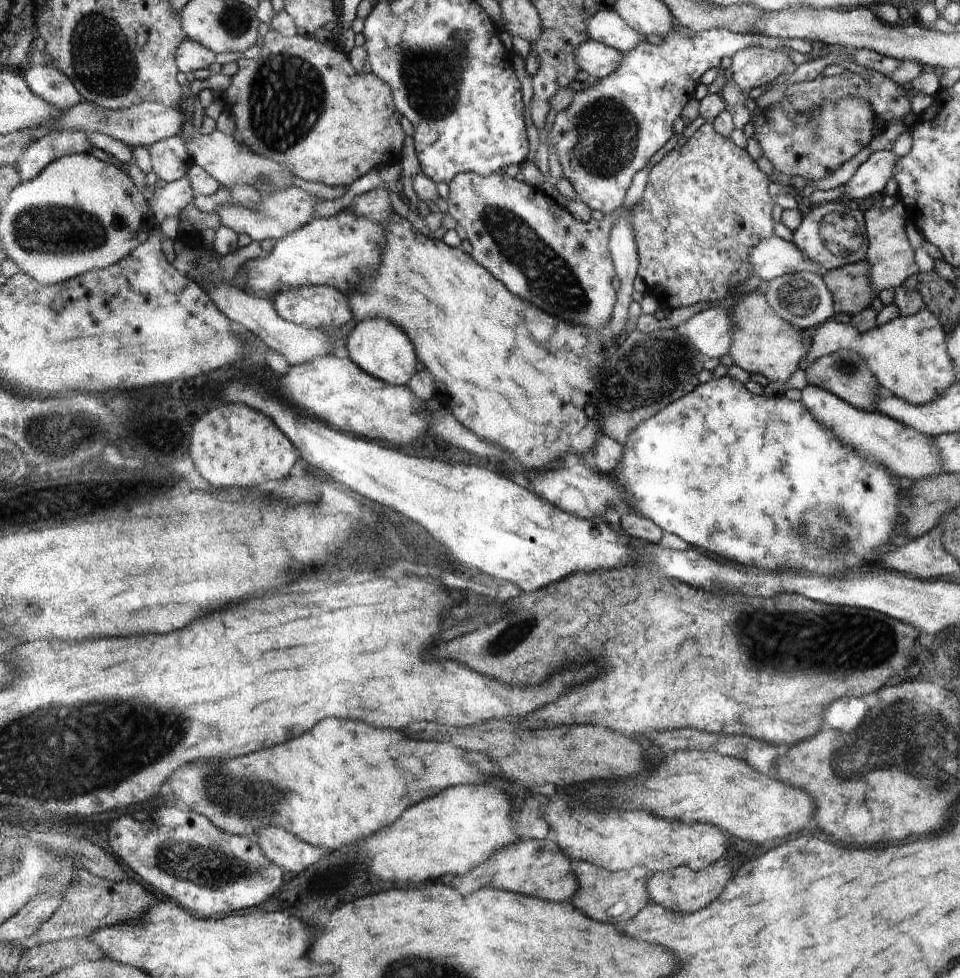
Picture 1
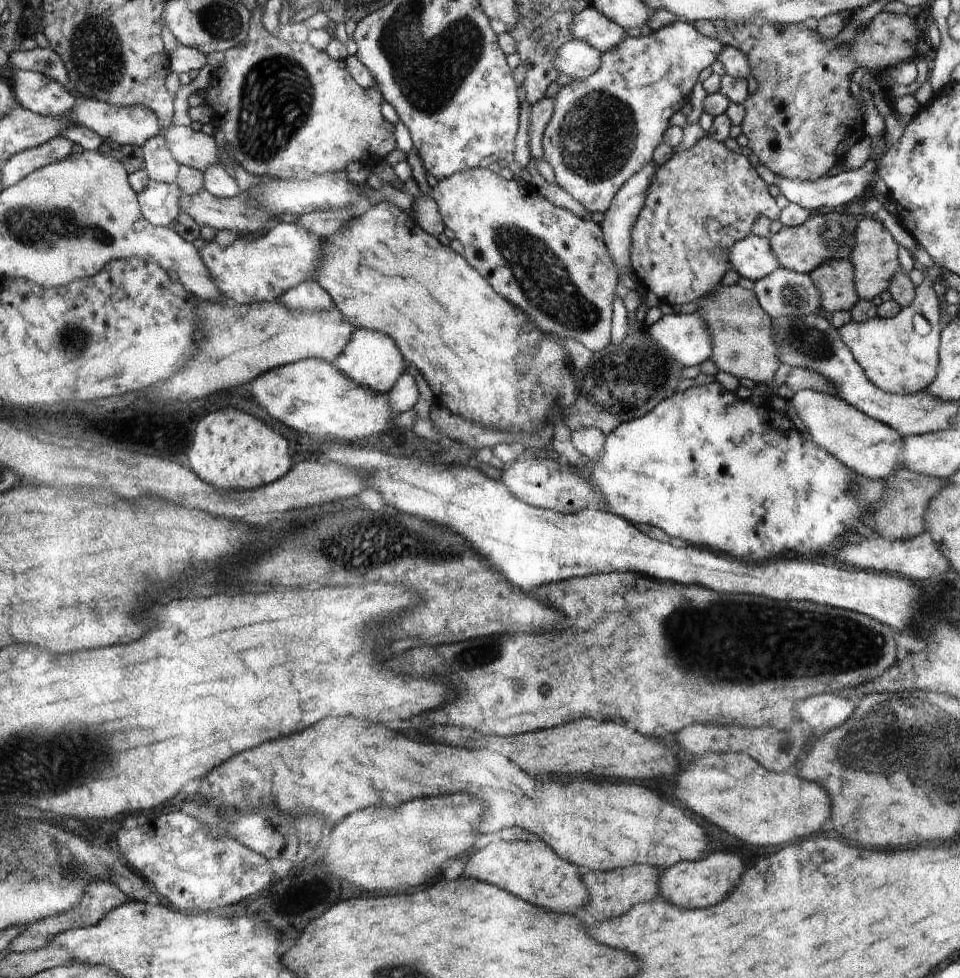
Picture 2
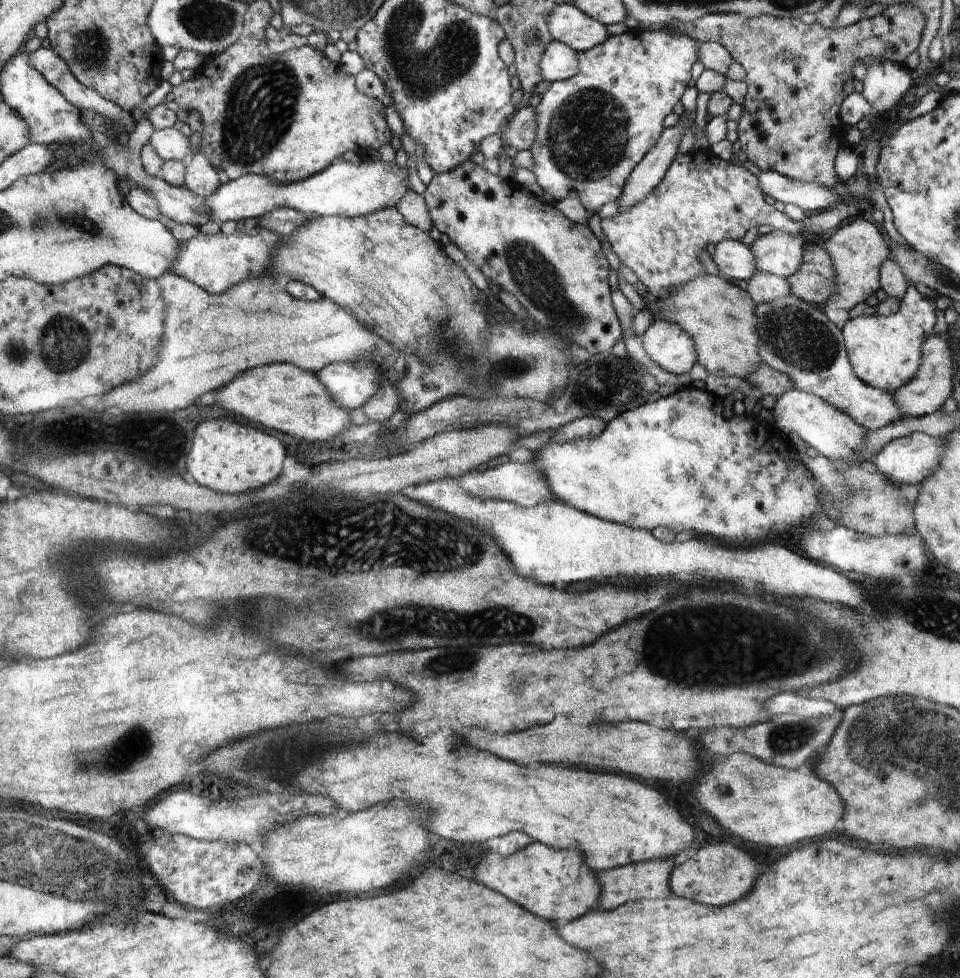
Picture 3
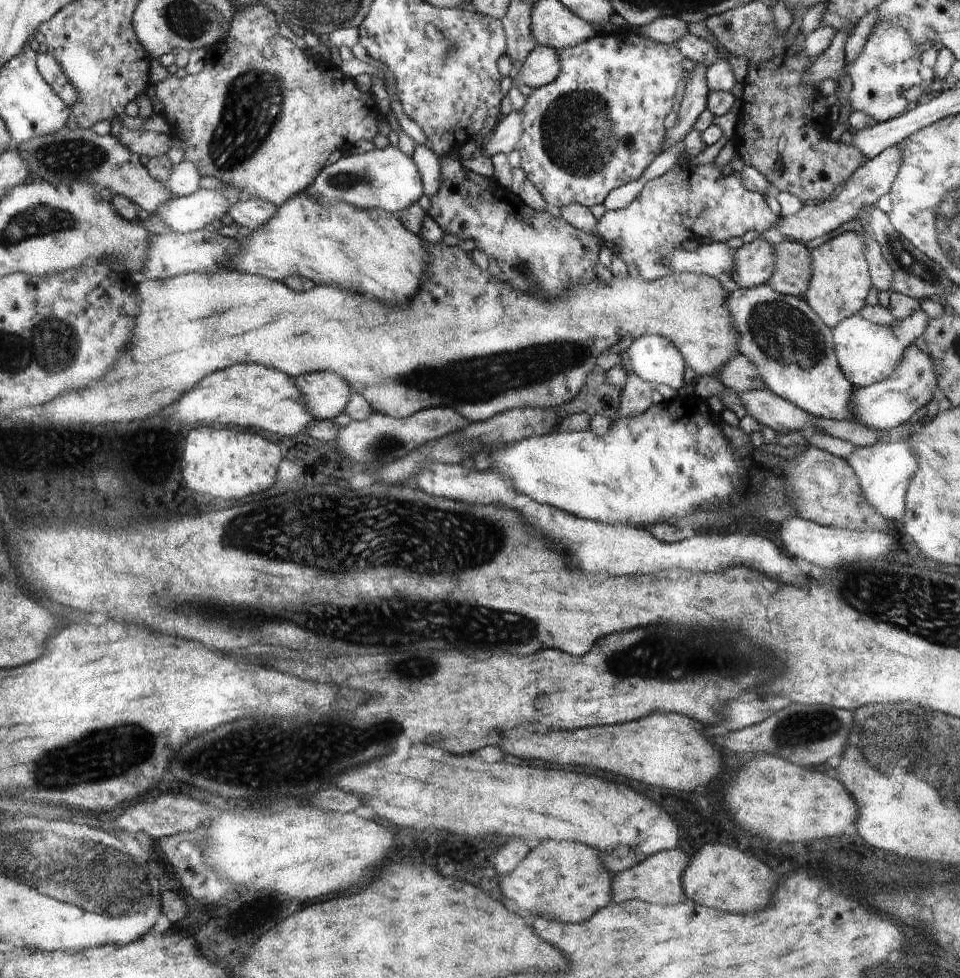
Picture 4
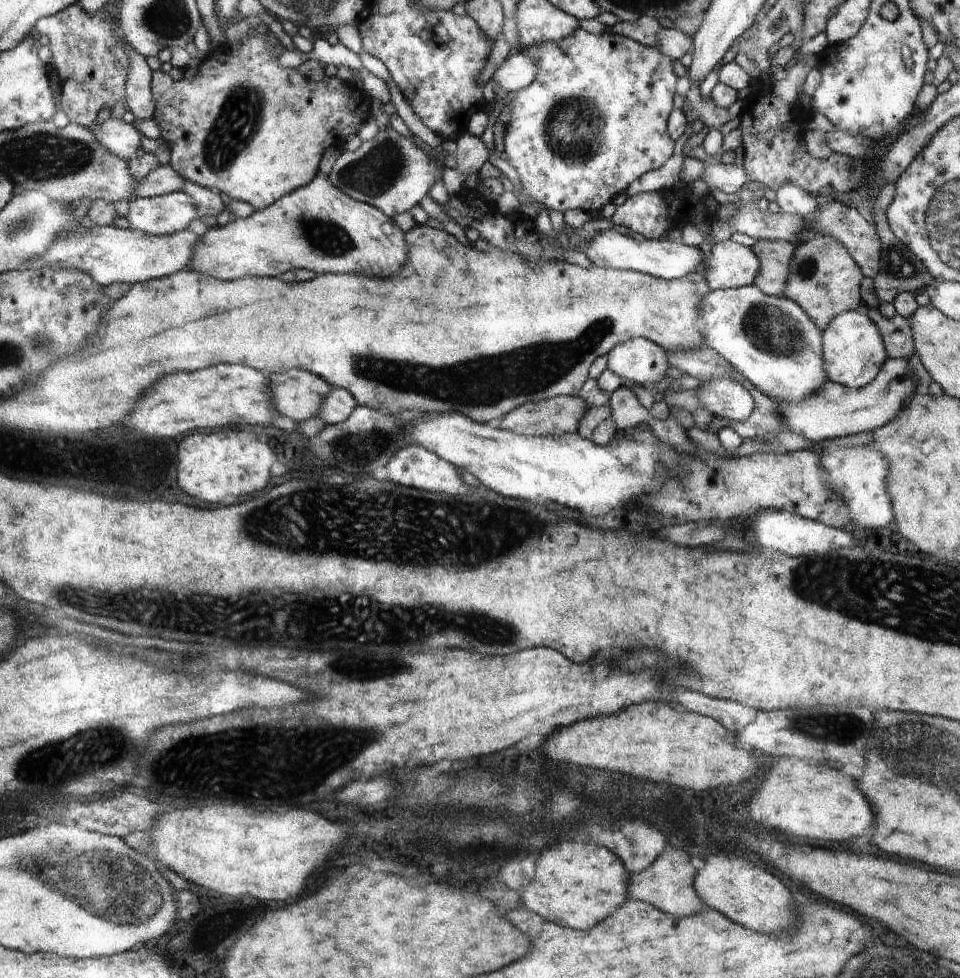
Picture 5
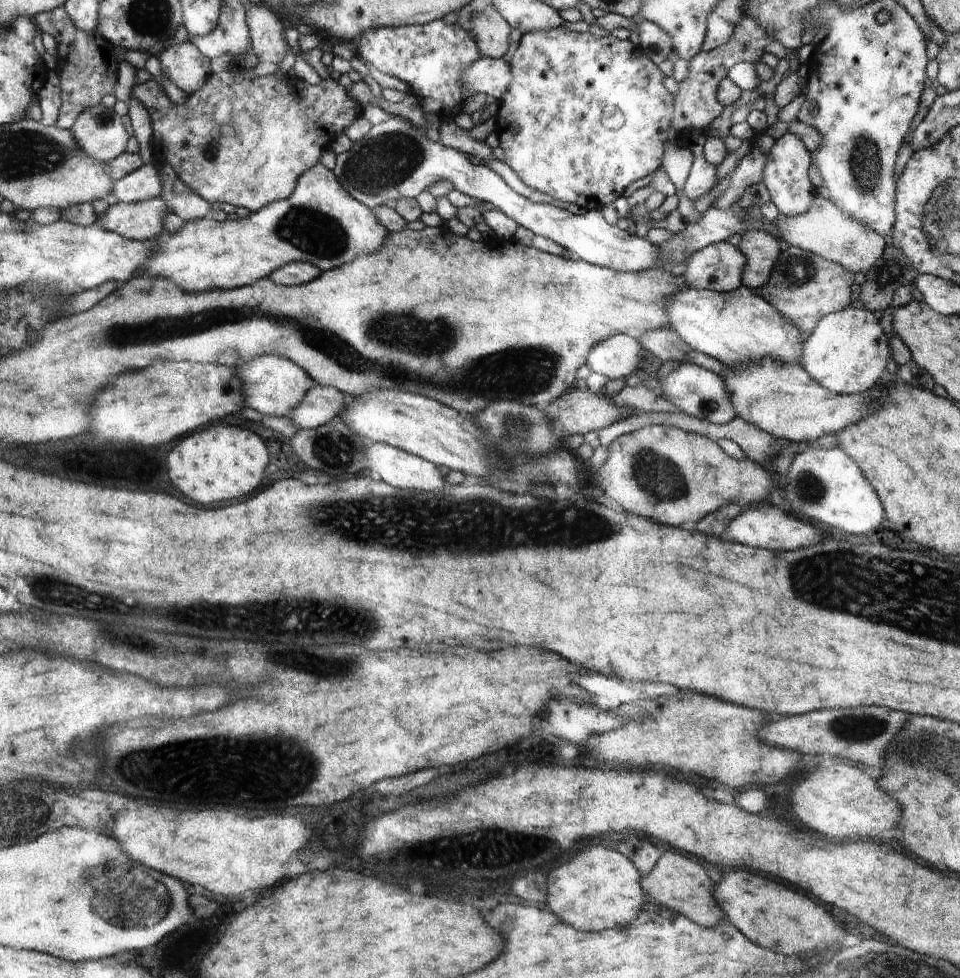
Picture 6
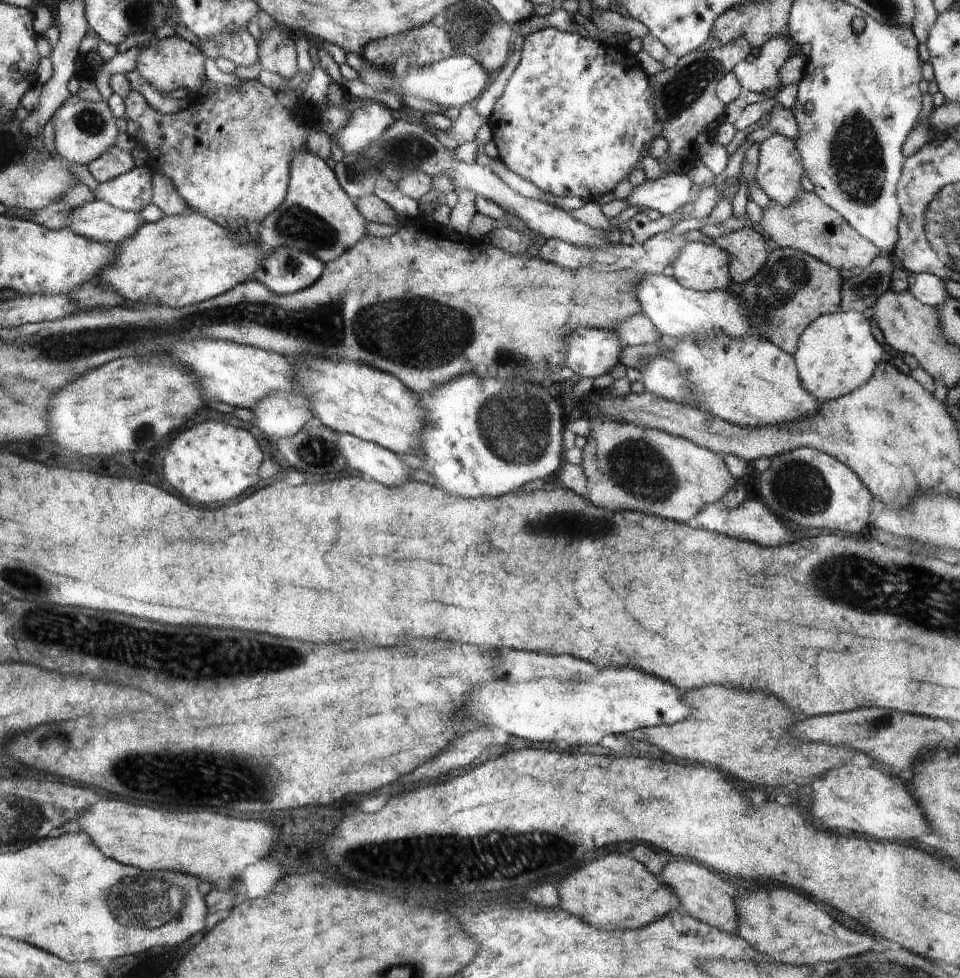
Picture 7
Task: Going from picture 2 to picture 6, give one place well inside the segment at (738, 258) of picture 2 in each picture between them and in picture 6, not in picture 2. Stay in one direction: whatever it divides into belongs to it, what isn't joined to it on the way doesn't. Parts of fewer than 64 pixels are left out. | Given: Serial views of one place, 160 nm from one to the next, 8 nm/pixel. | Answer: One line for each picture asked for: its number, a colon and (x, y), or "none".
3: (735, 259)
4: (710, 258)
5: (665, 258)
6: (395, 159)

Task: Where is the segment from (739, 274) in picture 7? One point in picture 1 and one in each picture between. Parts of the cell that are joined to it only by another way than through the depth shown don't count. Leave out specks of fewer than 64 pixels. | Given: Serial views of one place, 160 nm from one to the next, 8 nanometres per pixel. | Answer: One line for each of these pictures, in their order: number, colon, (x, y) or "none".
1: (852, 291)
2: (835, 280)
3: (814, 282)
4: (794, 261)
5: (775, 256)
6: (761, 250)

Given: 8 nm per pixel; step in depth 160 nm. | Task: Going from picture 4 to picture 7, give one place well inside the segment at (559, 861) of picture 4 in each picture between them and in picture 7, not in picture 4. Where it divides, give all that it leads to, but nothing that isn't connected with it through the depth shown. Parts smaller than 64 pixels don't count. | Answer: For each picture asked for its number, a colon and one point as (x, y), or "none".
5: (577, 884)
6: (597, 889)
7: (614, 891)

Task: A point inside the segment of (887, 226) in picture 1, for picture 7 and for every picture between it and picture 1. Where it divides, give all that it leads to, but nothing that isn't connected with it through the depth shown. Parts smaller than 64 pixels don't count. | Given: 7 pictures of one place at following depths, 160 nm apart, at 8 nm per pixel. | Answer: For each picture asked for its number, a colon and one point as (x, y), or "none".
2: (875, 257)
3: (858, 249)
4: (840, 281)
5: (824, 280)
6: (804, 287)
7: (793, 288)

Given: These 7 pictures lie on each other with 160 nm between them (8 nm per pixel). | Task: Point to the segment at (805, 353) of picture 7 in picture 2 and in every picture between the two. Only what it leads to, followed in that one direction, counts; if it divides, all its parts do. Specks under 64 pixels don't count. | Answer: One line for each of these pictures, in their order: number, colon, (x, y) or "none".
2: (897, 359)
3: (885, 352)
4: (867, 353)
5: (853, 353)
6: (847, 352)

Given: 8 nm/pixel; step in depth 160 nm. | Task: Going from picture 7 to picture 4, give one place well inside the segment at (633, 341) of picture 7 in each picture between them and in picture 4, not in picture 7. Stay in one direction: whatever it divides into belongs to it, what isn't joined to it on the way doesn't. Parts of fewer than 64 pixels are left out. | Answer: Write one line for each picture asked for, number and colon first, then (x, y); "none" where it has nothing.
4: (741, 375)
5: (700, 362)
6: (664, 343)

